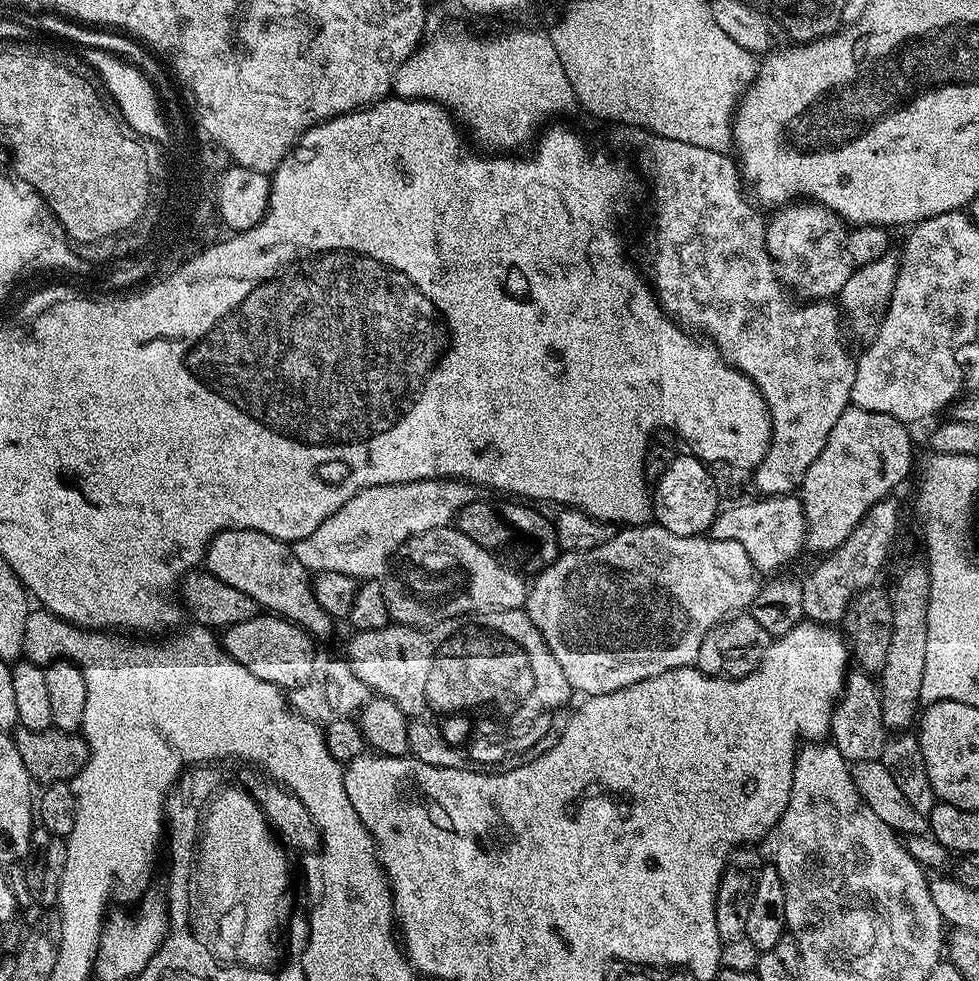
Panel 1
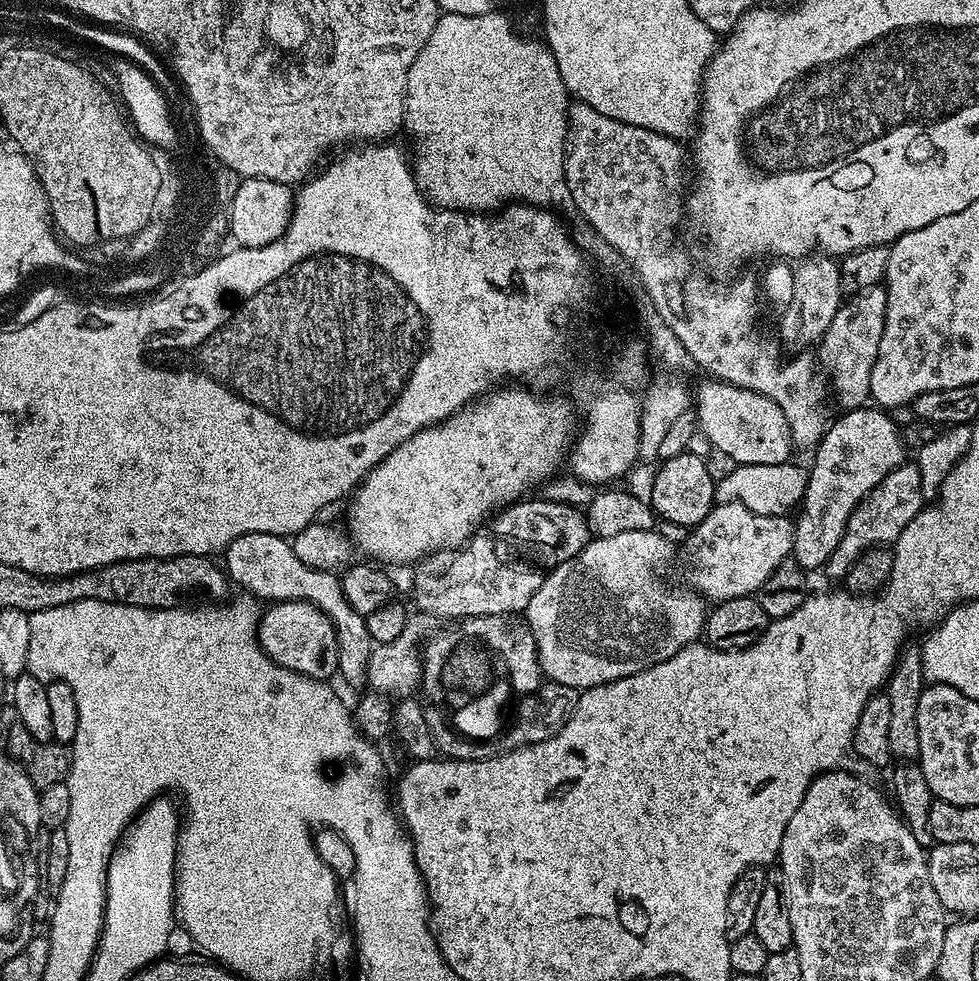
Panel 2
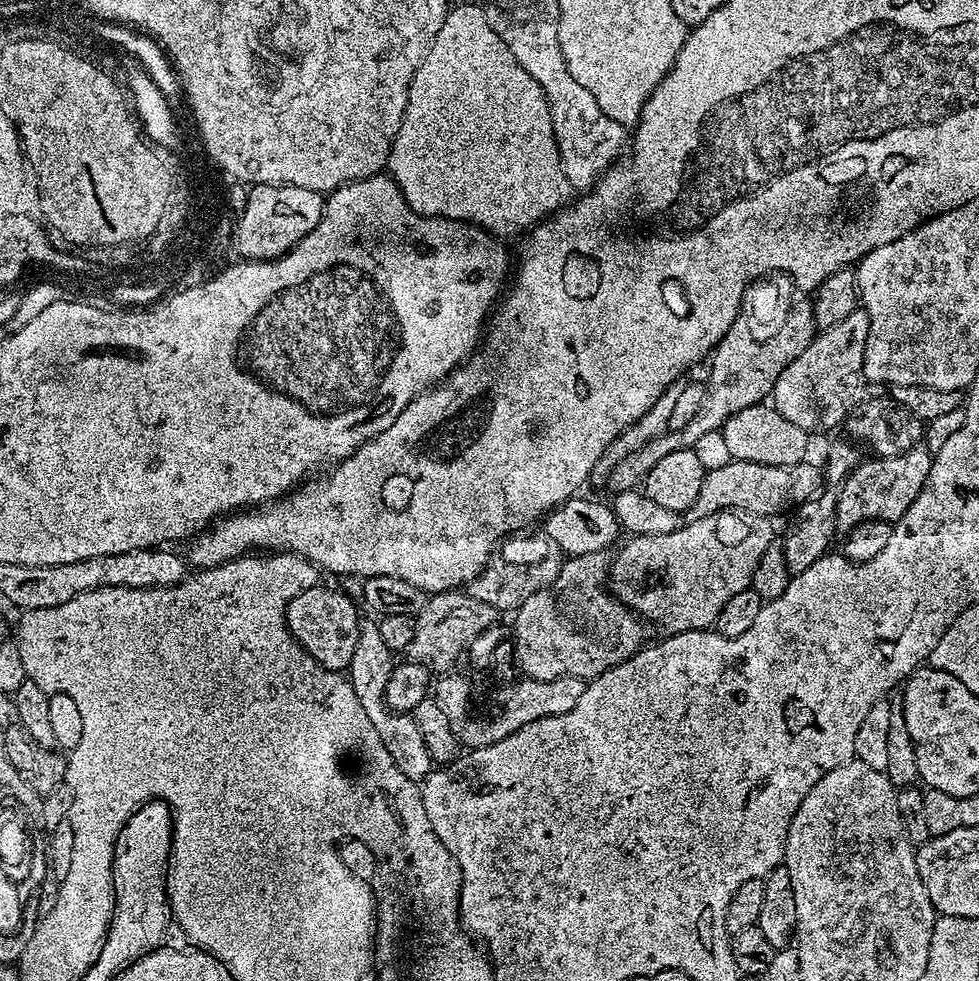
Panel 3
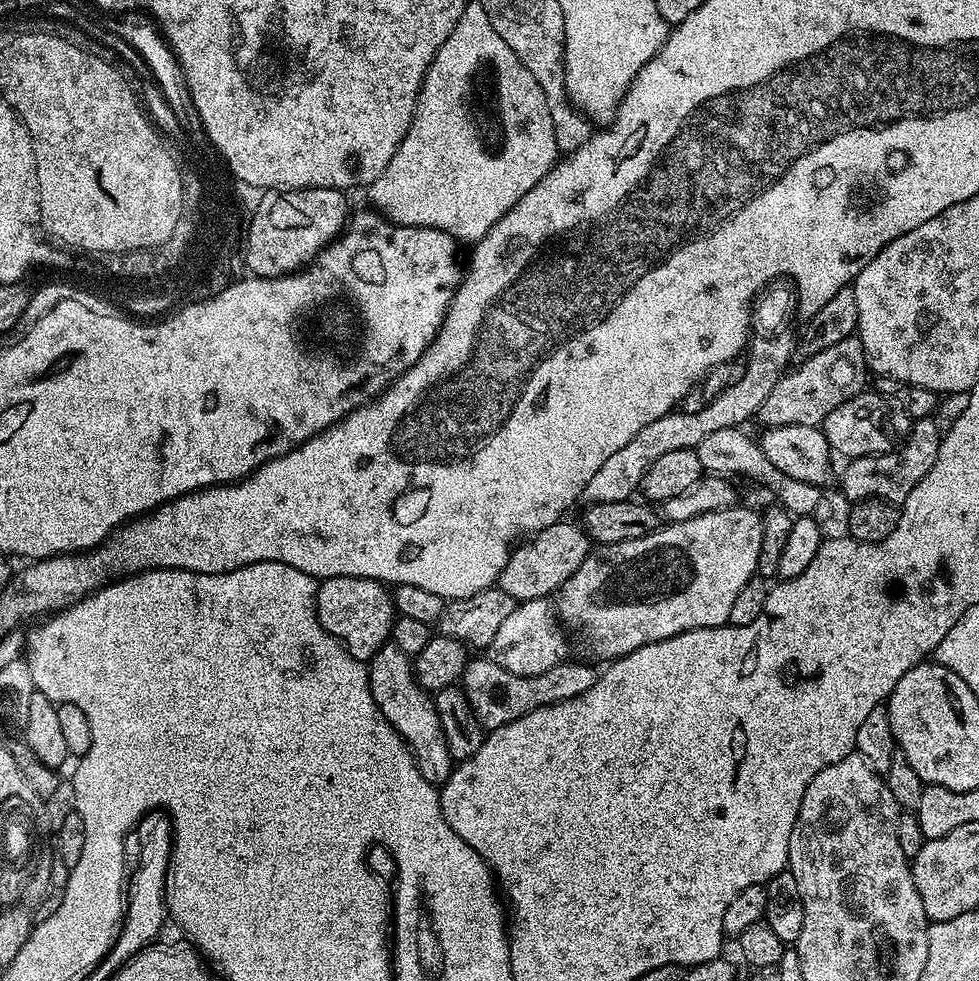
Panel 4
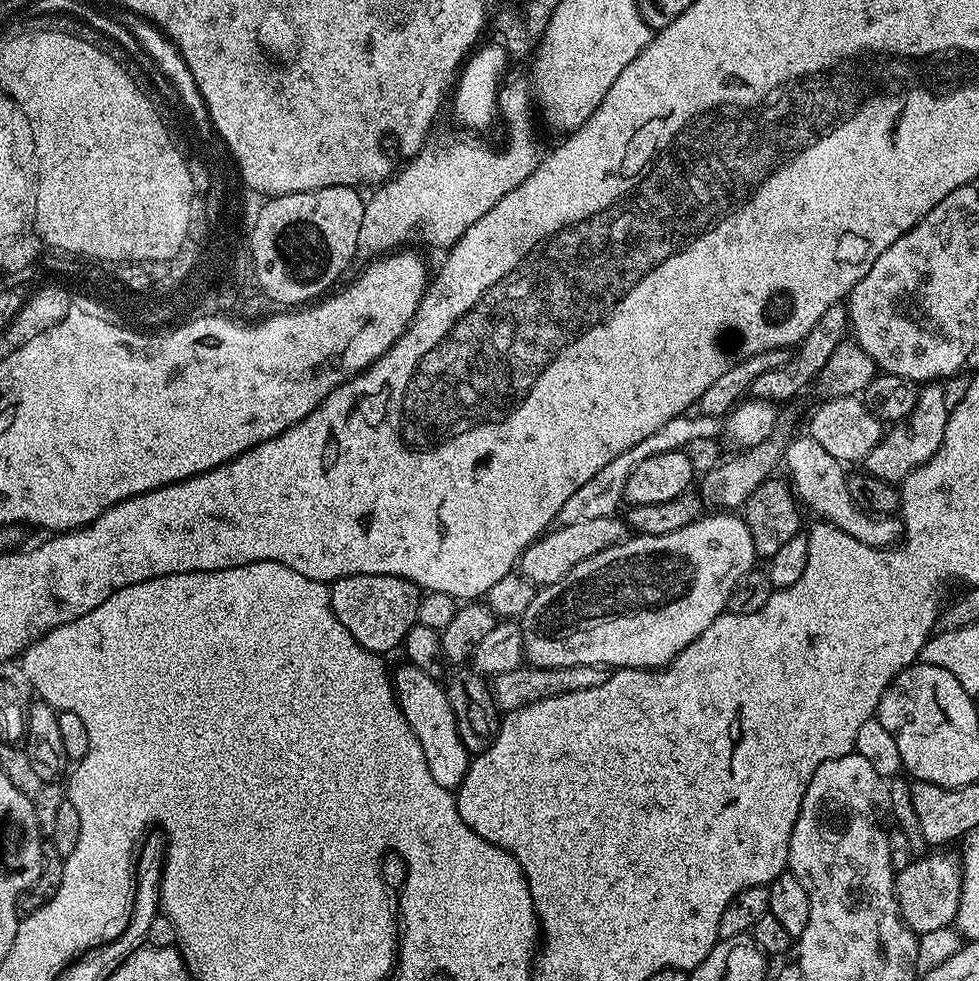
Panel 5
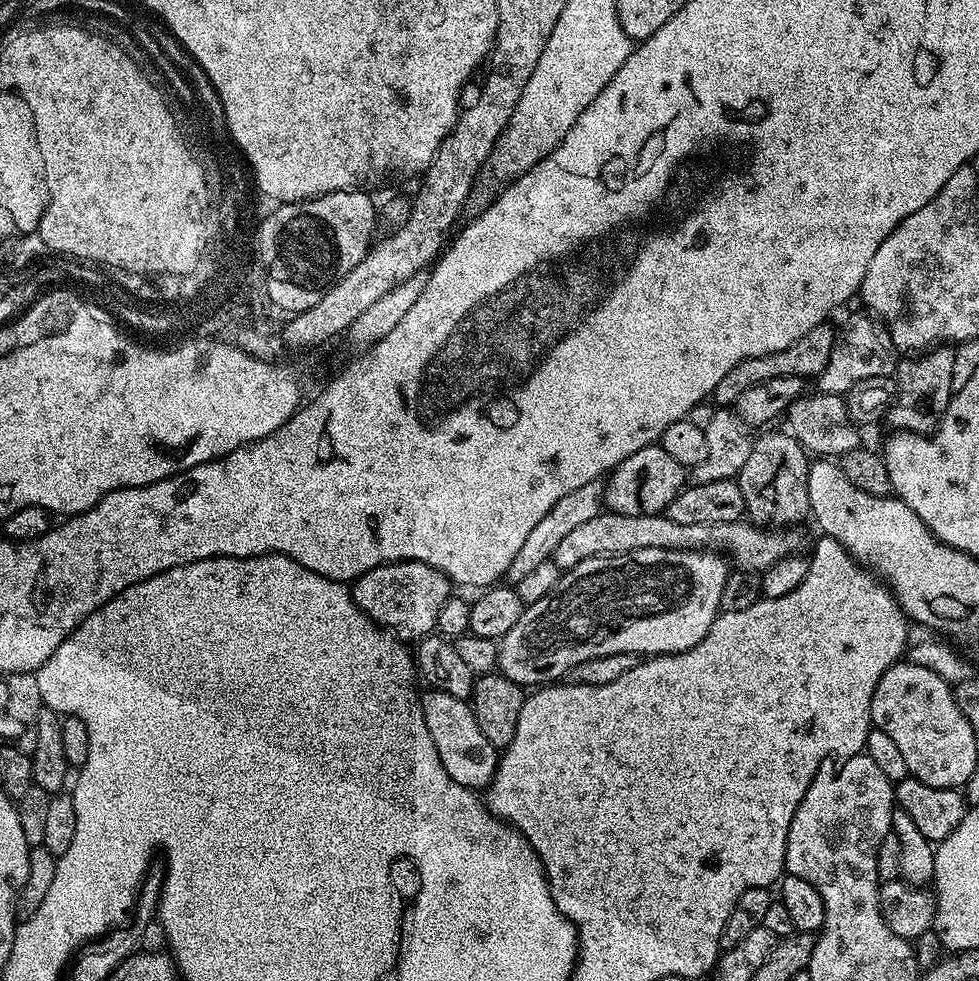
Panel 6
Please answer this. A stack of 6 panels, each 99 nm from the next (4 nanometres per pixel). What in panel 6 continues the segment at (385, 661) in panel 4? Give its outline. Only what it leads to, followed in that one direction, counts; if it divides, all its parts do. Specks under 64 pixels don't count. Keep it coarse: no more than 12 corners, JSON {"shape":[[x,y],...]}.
{"shape":[[428,690],[420,709],[446,774],[487,789],[498,749],[471,703]]}

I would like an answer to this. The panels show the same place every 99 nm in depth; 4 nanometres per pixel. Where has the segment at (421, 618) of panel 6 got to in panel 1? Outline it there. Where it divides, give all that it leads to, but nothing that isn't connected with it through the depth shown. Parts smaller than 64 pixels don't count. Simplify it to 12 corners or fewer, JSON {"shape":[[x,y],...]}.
{"shape":[[275,614],[223,629],[224,651],[282,690],[311,676],[313,637]]}

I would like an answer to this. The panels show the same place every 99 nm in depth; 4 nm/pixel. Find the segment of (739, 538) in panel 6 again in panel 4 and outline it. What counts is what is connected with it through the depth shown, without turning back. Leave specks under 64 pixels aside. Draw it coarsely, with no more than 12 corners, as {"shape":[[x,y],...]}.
{"shape":[[579,523],[551,524],[521,543],[502,573],[505,589],[563,589],[590,551]]}

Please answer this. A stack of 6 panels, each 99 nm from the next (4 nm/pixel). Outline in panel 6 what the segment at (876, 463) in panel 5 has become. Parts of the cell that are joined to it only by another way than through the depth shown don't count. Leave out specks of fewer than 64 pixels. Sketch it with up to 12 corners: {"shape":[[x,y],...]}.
{"shape":[[929,348],[896,365],[886,421],[935,432],[952,401],[954,351]]}

